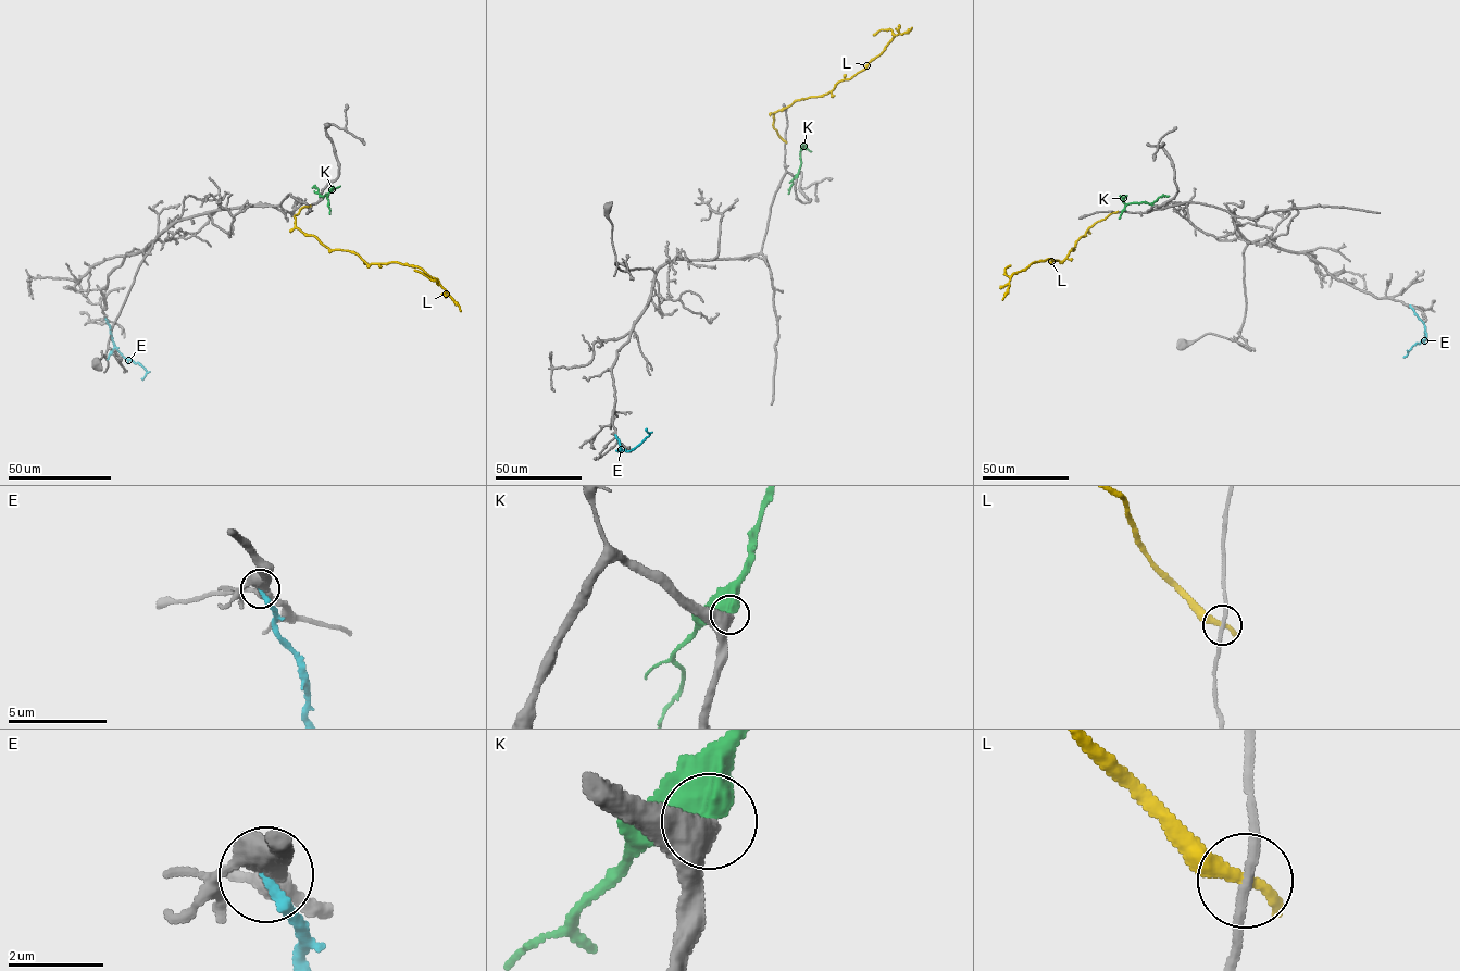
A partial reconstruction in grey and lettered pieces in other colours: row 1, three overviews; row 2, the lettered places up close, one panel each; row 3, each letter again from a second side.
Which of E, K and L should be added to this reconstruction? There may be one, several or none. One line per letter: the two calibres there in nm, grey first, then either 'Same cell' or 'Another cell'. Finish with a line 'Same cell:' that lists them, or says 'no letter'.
E: Thickness 360 nm (grey) against 280 nm. Another cell
K: Thickness 480 nm (grey) against 650 nm. Another cell
L: Thickness 200 nm (grey) against 360 nm. Another cell
Same cell: no letter

